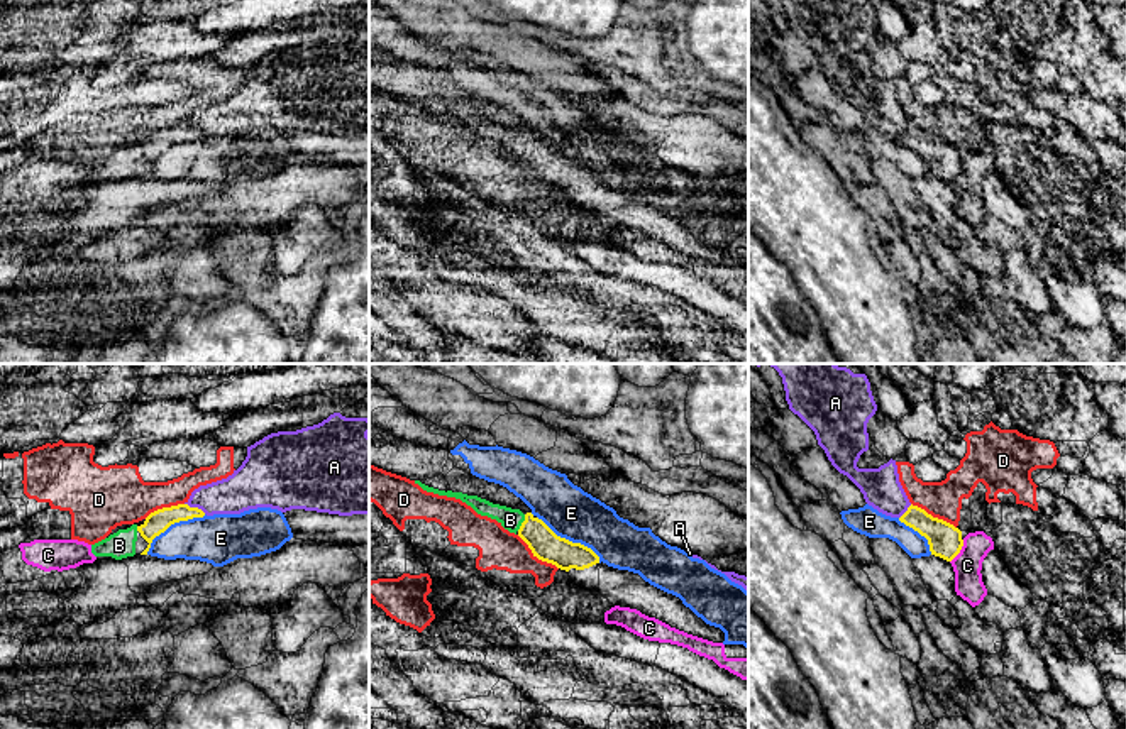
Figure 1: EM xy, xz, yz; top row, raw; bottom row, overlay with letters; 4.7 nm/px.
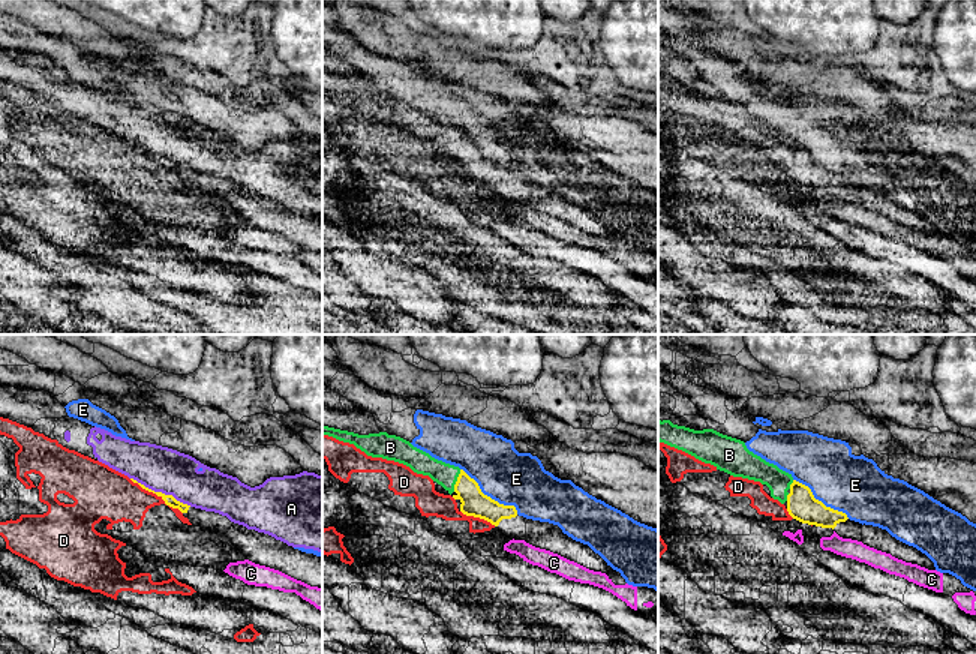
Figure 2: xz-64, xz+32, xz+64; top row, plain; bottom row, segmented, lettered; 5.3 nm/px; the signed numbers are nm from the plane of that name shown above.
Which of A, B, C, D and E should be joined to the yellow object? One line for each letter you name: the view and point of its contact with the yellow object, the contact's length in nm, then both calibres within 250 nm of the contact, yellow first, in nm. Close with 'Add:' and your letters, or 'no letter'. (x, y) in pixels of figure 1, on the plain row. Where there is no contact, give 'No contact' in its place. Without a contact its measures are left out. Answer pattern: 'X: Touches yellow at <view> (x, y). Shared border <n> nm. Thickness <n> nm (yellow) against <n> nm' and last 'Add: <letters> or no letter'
B: Touches yellow at xz (522, 144). Shared border 90 nm. Thickness 150 nm (yellow) against 100 nm
Add: B

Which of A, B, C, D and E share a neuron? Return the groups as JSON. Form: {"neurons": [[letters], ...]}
{"neurons": [["A"], ["B"], ["C"], ["D"], ["E"]]}

